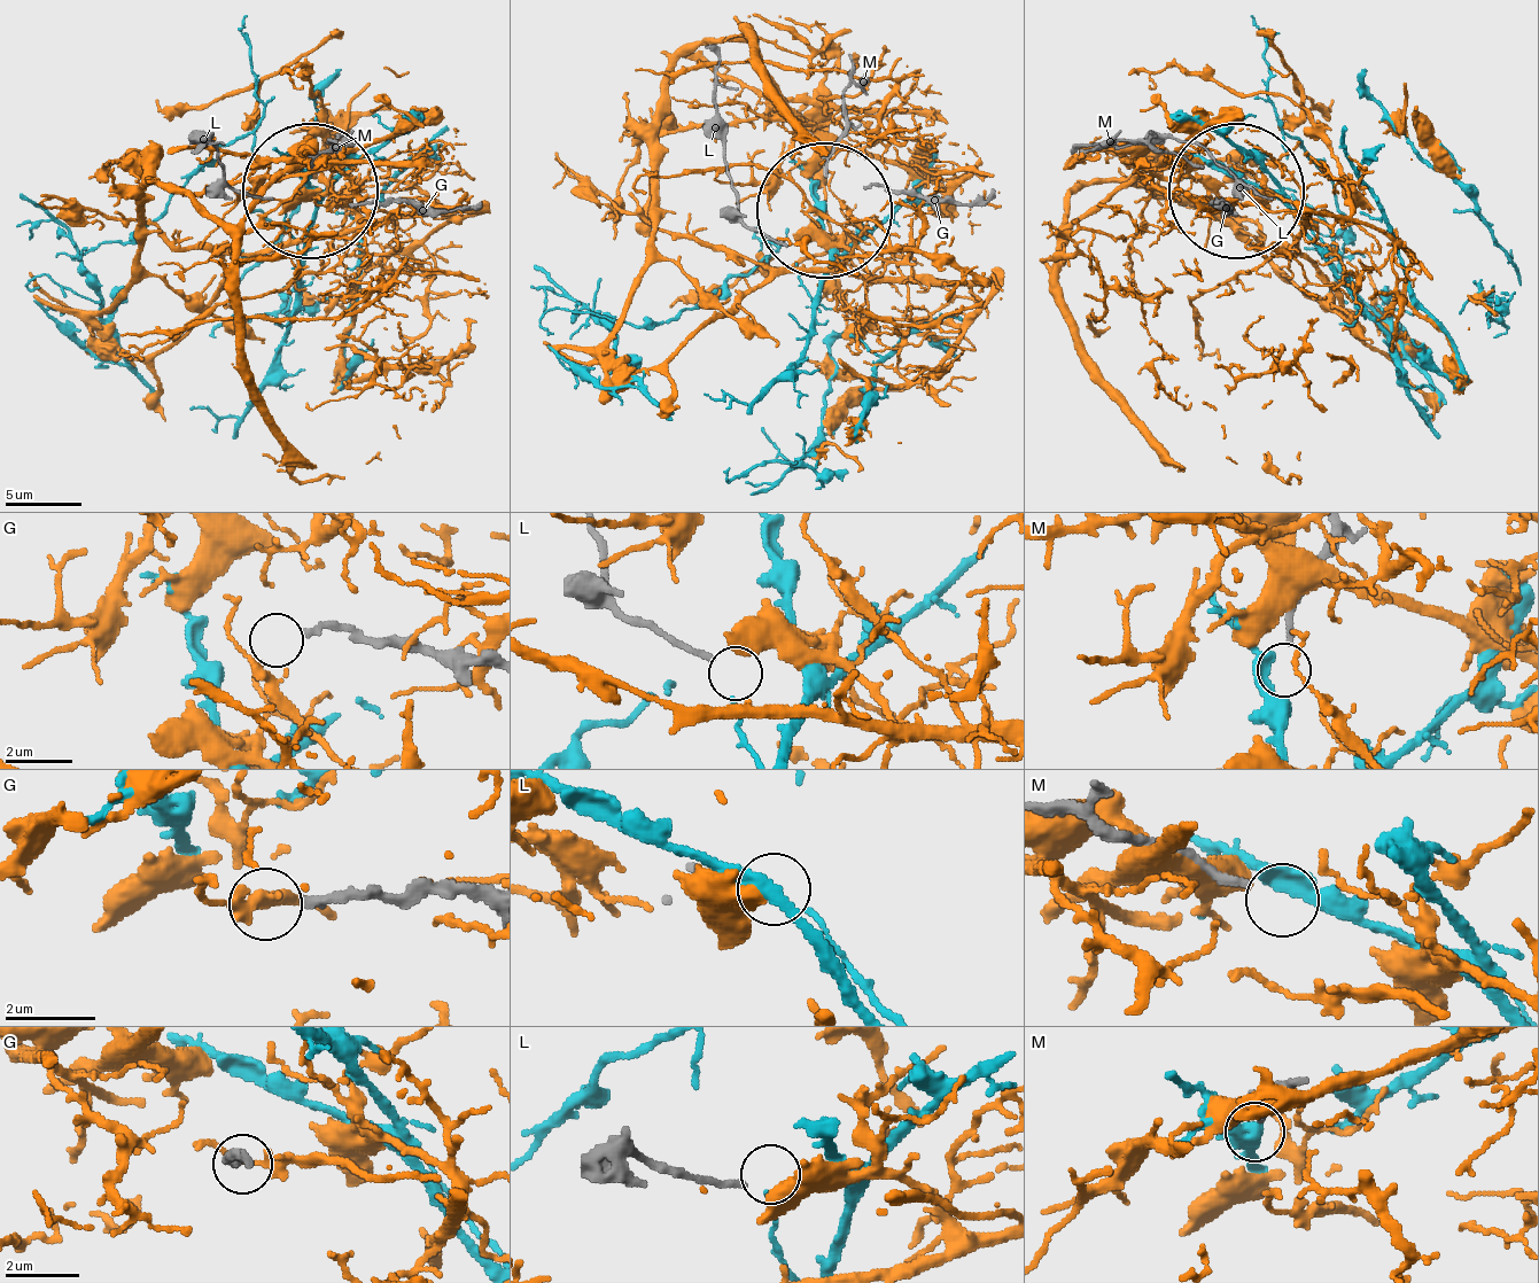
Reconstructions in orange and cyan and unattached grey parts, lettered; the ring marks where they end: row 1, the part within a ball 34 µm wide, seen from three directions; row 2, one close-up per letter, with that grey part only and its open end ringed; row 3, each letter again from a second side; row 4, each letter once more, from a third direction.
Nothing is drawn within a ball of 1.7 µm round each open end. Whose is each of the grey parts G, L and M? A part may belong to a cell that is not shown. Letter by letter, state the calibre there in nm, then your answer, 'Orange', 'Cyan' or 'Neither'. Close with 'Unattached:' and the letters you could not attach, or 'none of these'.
G: Thickness 190 nm. Neither
L: Thickness 160 nm. Neither
M: Thickness 180 nm. Cyan
Unattached: G, L

